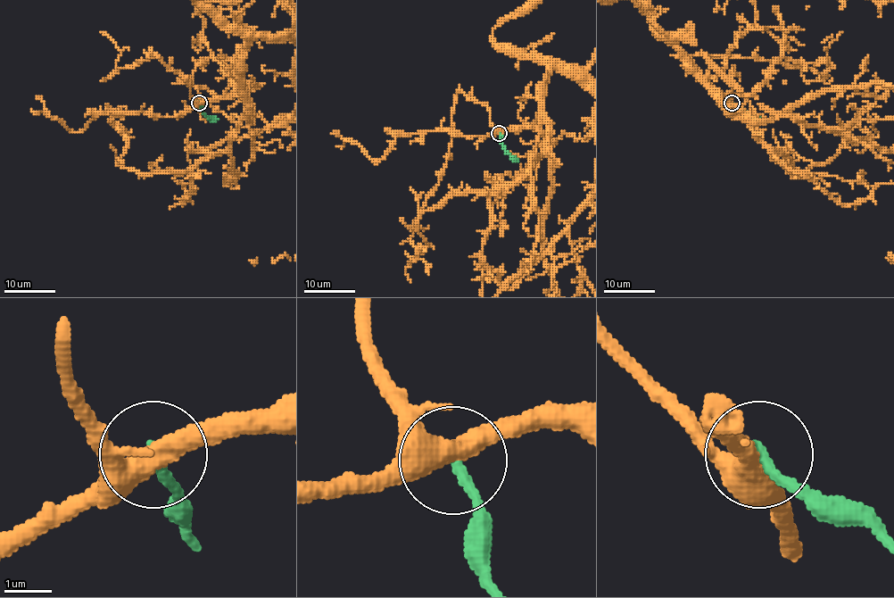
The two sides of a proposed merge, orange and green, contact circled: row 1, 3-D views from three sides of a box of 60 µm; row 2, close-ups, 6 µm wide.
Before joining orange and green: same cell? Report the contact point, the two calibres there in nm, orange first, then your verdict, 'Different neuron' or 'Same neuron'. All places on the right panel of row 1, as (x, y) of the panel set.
Place: (732, 103). Thickness 480 nm (orange) against 240 nm. Different neuron

